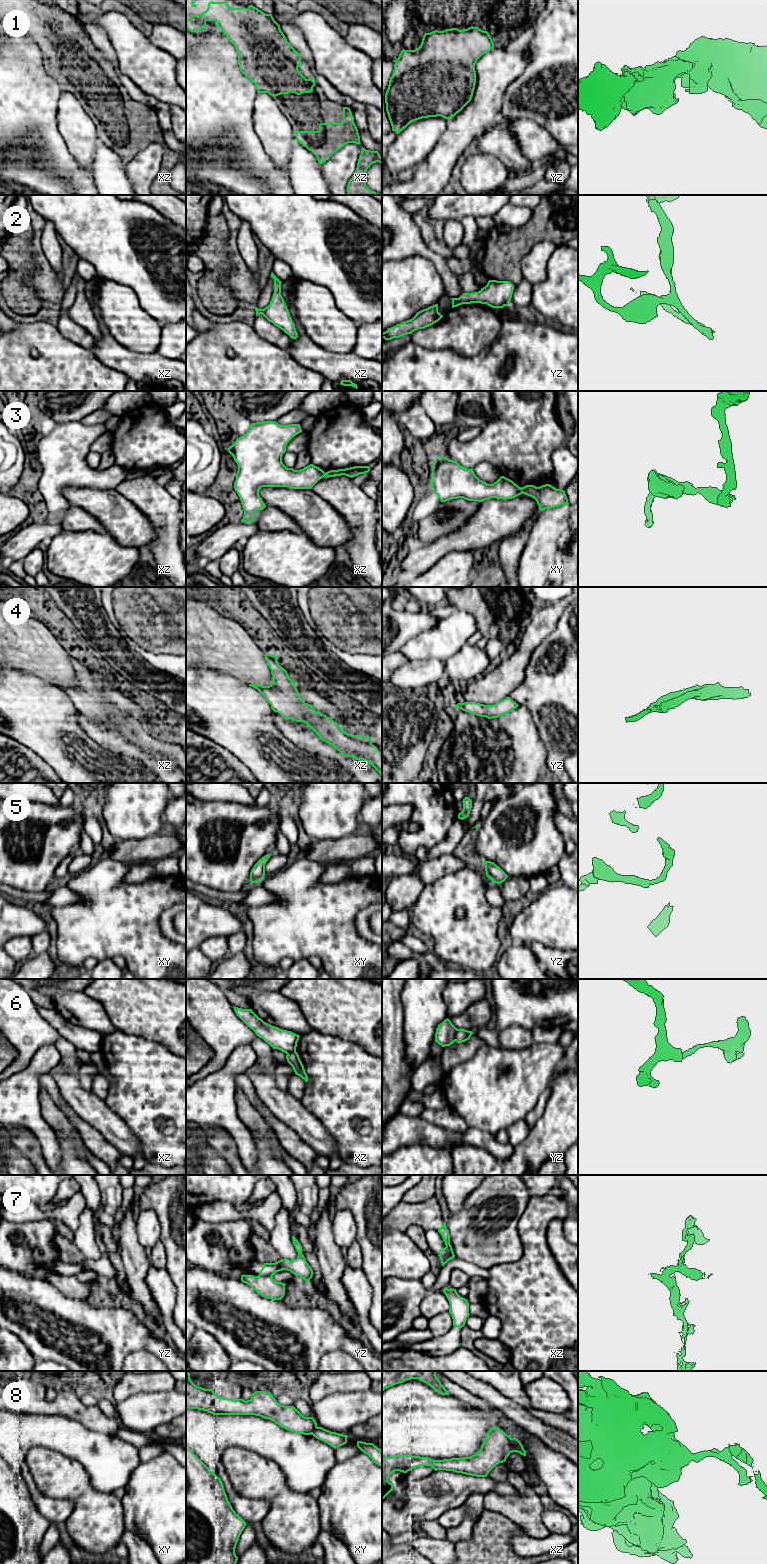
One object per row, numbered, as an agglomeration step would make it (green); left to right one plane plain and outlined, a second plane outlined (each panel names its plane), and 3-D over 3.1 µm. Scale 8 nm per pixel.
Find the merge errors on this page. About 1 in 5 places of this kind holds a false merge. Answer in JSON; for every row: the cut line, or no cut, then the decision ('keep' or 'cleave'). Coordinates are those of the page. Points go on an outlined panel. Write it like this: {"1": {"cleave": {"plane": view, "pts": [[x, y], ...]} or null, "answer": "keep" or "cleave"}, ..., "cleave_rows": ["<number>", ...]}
{"1": {"cleave": null, "answer": "keep"}, "2": {"cleave": null, "answer": "keep"}, "3": {"cleave": {"plane": "xy", "pts": [[520, 488], [522, 492]]}, "answer": "cleave"}, "4": {"cleave": null, "answer": "keep"}, "5": {"cleave": null, "answer": "keep"}, "6": {"cleave": {"plane": "yz", "pts": [[457, 1029], [454, 1040]]}, "answer": "cleave"}, "7": {"cleave": {"plane": "yz", "pts": [[258, 1275], [271, 1277]]}, "answer": "cleave"}, "8": {"cleave": {"plane": "xz", "pts": [[511, 1438], [511, 1446], [514, 1451]]}, "answer": "cleave"}, "cleave_rows": ["3", "6", "7", "8"]}

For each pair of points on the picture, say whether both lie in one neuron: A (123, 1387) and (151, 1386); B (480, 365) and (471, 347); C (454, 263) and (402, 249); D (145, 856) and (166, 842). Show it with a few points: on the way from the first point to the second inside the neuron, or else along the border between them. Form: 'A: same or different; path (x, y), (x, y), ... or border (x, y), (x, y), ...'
A: same; path (130, 1387), (144, 1386)
B: different; border (493, 340), (470, 356), (462, 356), (452, 350)
C: different; border (446, 261), (449, 268), (458, 276)
D: same; path (150, 851), (161, 846)

